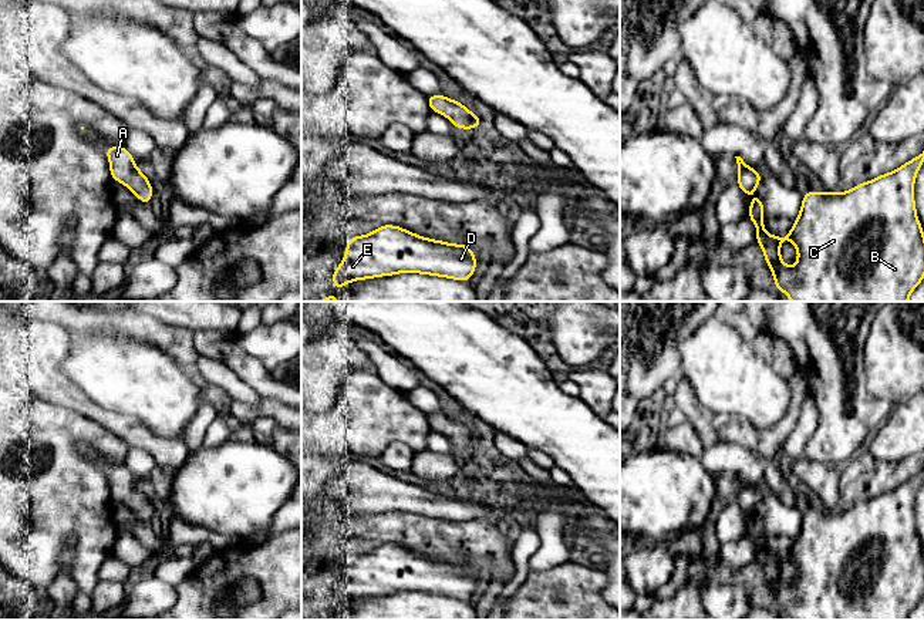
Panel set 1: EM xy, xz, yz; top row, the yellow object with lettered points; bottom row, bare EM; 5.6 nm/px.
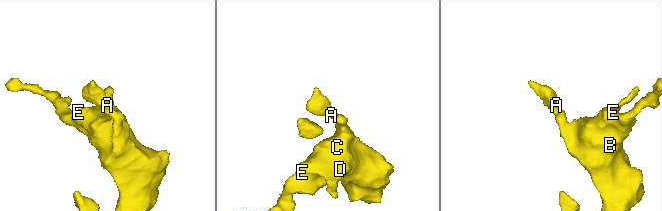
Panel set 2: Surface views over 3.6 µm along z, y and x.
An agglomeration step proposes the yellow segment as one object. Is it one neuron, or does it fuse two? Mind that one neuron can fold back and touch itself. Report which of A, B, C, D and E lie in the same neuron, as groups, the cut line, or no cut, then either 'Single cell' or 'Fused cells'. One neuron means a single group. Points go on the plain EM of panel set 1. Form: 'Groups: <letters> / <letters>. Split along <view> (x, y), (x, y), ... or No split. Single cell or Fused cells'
Groups: A B C D E. No split. Single cell

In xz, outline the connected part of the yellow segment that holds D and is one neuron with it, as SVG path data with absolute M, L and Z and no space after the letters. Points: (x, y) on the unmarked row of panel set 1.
M381 543L368 553L347 559L345 573L330 597L337 609L354 599L398 592L469 600L476 583L469 563L434 559L395 543Z

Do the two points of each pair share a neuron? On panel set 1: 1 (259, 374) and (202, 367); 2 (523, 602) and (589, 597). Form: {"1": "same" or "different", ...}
{"1": "different", "2": "same"}

